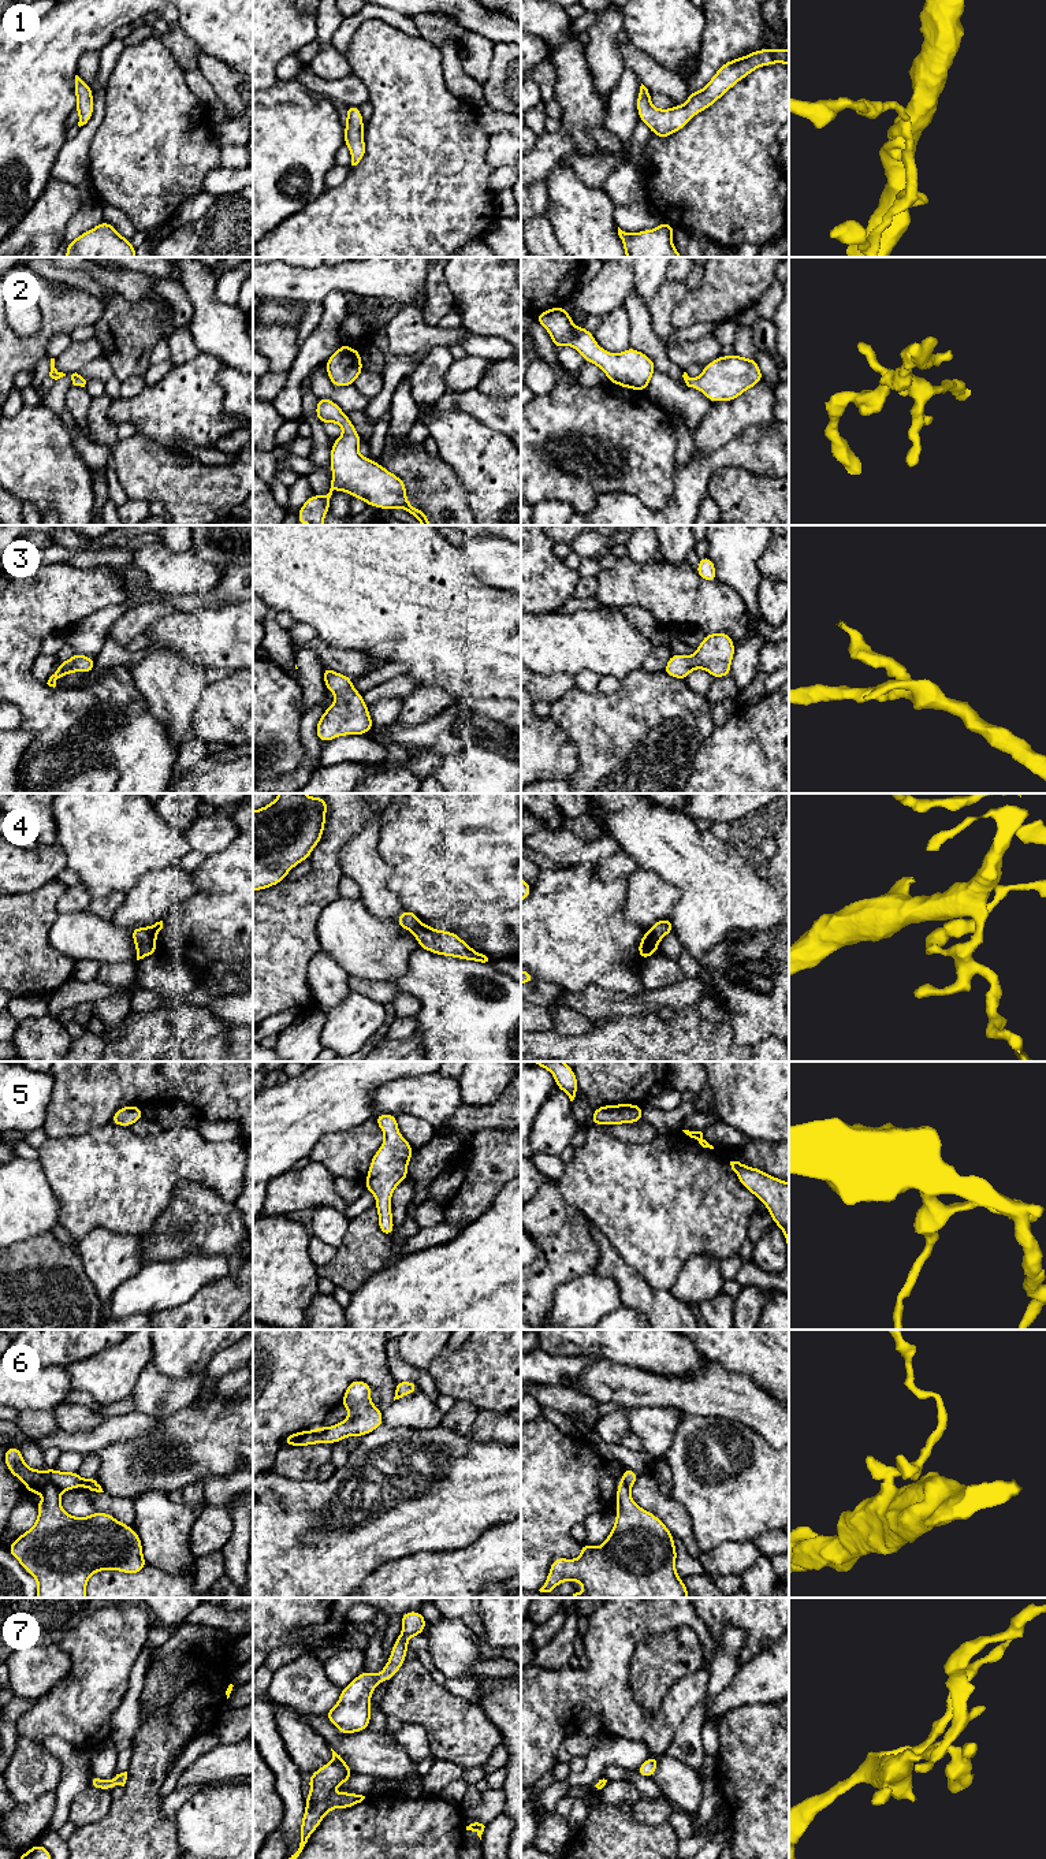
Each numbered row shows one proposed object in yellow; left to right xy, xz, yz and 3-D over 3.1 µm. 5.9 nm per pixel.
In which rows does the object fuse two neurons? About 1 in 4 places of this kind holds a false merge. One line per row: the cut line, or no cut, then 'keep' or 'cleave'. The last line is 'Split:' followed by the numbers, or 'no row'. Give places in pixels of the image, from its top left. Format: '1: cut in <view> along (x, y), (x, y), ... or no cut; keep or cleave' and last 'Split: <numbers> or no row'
1: no cut; keep
2: no cut; keep
3: no cut; keep
4: cut in xy along (145, 928), (155, 940); cleave
5: no cut; keep
6: cut in xy along (62, 1491), (54, 1484), (47, 1483), (38, 1493); cleave
7: no cut; keep
Split: 4, 6

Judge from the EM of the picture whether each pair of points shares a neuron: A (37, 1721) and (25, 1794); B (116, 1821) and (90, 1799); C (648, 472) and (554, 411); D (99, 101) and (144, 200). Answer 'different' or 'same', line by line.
A: different
B: different
C: same
D: different

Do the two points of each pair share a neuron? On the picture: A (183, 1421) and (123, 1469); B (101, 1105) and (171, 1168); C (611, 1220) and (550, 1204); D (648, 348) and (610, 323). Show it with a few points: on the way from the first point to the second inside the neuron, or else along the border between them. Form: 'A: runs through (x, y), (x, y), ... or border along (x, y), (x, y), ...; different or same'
A: runs through (194, 1450), (198, 1462), (190, 1471), (152, 1476); same
B: border along (111, 1121), (81, 1134); different
C: border along (559, 1190), (561, 1196), (588, 1220); different
D: border along (622, 305), (628, 313), (631, 346); different

